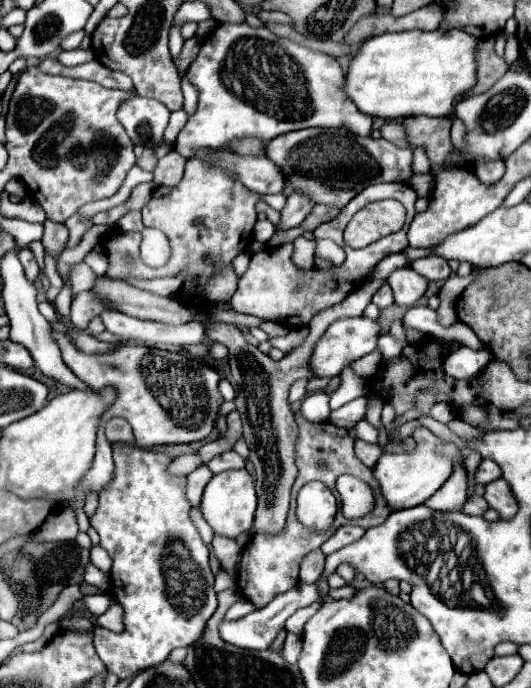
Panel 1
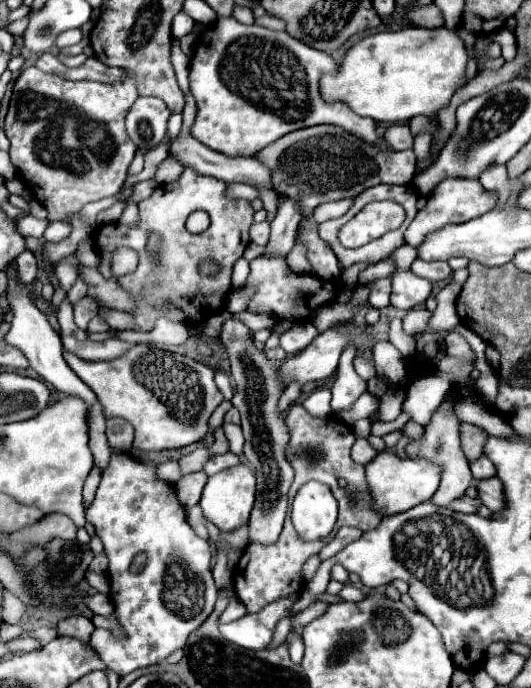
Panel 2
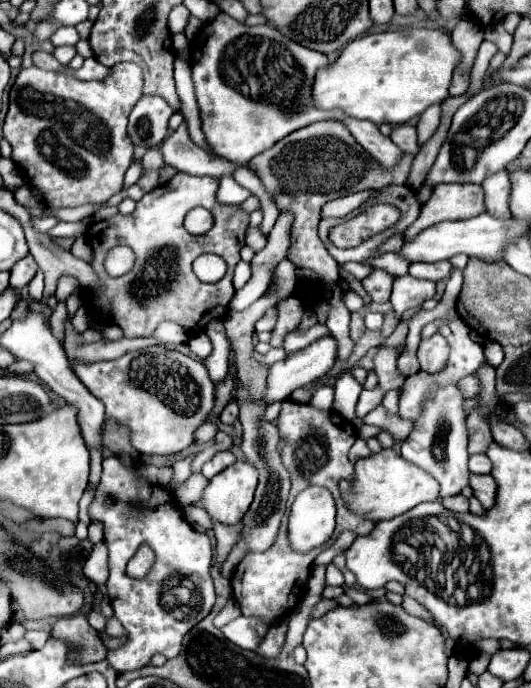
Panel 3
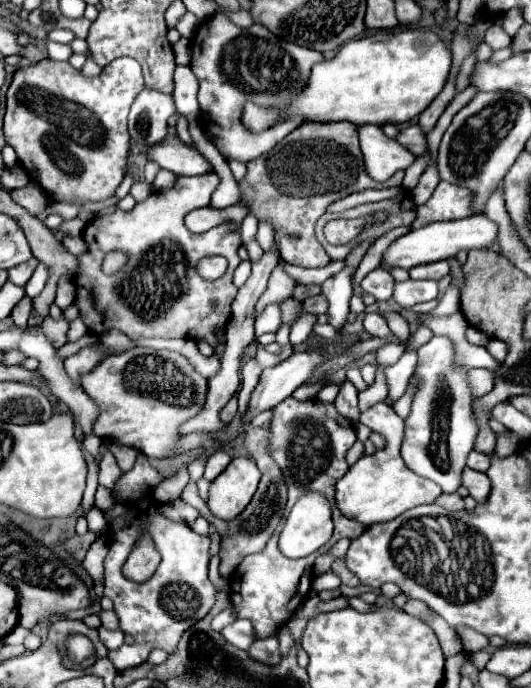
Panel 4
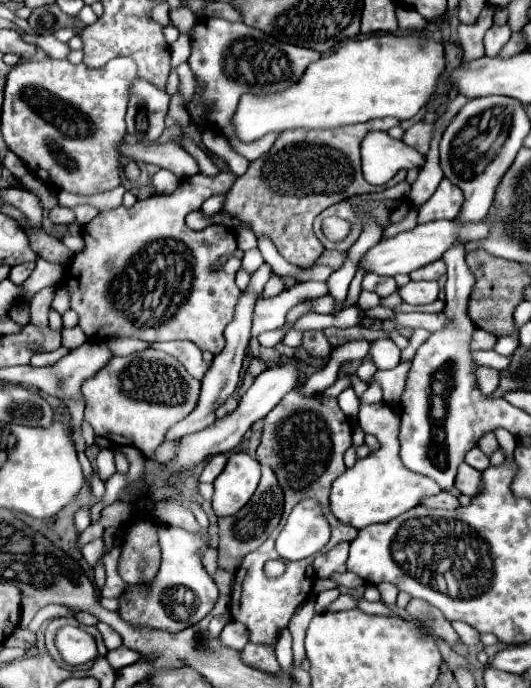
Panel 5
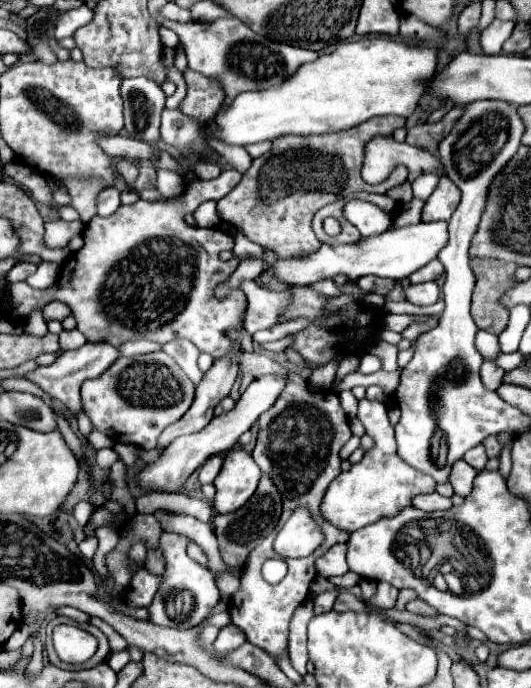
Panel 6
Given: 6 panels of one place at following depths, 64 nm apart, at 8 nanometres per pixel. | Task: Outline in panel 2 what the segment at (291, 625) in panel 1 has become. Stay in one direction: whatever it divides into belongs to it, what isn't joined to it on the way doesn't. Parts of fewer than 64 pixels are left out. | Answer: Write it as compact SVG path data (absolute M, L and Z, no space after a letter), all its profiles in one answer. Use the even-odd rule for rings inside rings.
M314 602L314 604L310 604L302 614L296 614L294 618L292 618L292 624L294 622L300 622L300 624L308 624L310 620L314 620L316 616L322 616L324 612L326 612L326 608L328 608L328 602Z

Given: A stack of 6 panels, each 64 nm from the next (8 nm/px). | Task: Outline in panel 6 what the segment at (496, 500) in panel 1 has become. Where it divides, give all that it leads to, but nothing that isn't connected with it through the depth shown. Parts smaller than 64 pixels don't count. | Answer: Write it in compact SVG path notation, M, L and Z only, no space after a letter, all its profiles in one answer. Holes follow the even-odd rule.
M458 460L458 462L452 466L452 476L448 478L448 482L450 482L452 488L454 488L454 494L458 494L458 496L468 496L470 490L472 490L472 480L474 480L476 474L478 474L478 472L476 472L470 464L466 464L464 460Z

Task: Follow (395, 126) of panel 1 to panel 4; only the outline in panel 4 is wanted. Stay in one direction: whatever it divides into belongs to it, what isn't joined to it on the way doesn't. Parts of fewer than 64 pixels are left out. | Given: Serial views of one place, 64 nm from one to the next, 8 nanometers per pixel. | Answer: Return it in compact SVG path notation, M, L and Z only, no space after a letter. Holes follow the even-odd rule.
M412 124L412 126L404 128L398 134L398 142L404 148L408 148L410 152L414 152L416 156L422 156L428 150L428 146L426 146L426 132L418 124Z

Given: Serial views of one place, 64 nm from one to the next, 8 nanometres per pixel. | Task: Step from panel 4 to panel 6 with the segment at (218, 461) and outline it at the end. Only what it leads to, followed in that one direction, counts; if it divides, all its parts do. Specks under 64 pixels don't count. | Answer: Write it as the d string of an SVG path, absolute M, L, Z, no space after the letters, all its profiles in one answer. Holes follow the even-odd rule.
M212 456L208 458L202 466L200 466L200 484L210 484L214 482L214 476L220 472L222 468L222 456Z

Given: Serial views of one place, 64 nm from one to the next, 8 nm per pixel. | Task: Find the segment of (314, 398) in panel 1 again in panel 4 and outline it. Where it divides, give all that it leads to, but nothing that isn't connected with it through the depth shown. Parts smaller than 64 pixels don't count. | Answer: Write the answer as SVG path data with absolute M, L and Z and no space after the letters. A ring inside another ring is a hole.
M328 384L328 386L324 386L324 388L318 392L316 398L318 398L320 402L332 402L332 400L336 398L338 390L340 390L340 384Z

